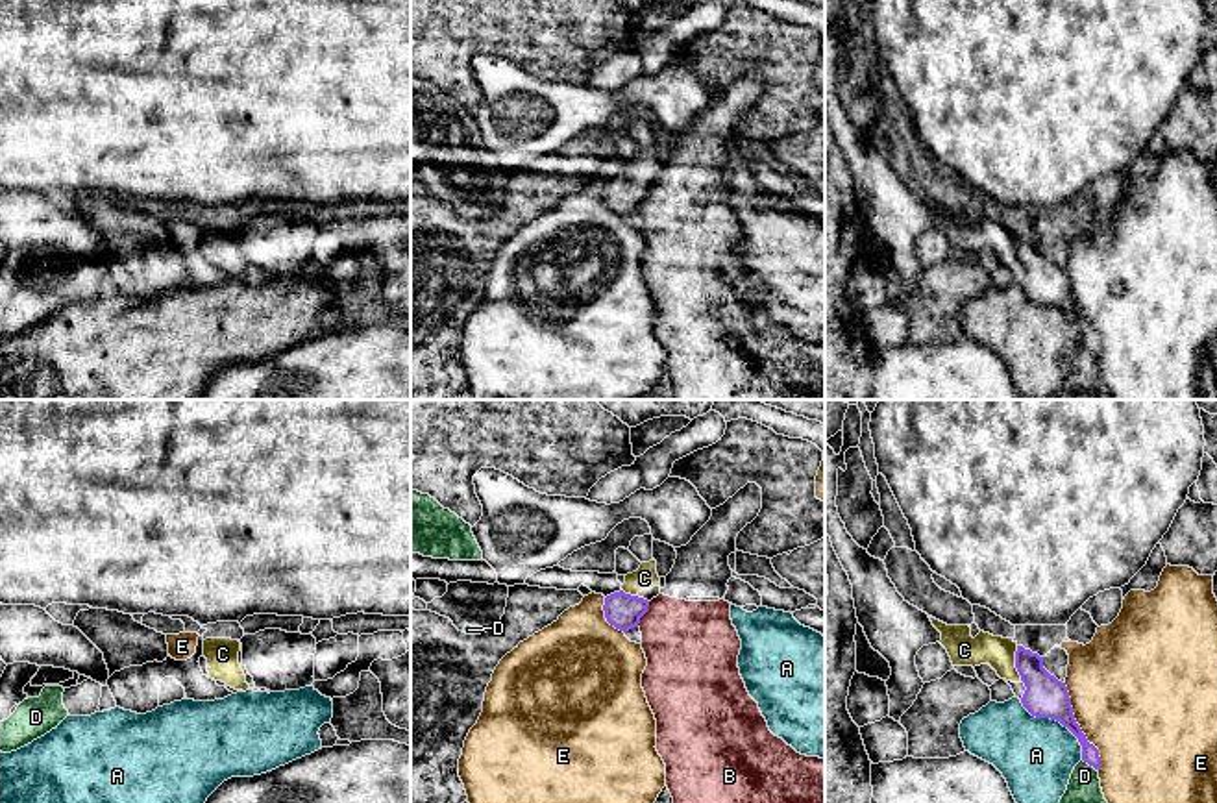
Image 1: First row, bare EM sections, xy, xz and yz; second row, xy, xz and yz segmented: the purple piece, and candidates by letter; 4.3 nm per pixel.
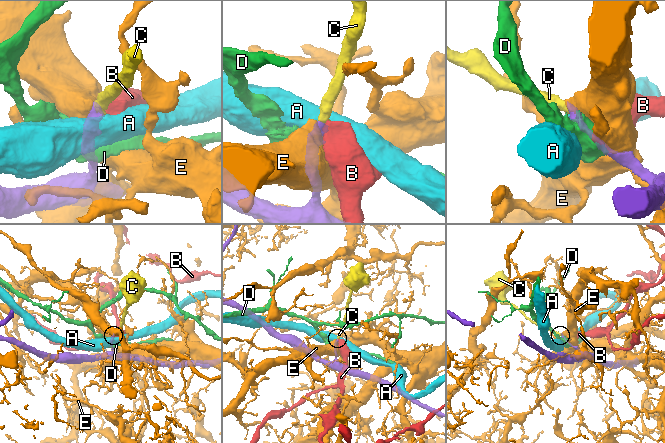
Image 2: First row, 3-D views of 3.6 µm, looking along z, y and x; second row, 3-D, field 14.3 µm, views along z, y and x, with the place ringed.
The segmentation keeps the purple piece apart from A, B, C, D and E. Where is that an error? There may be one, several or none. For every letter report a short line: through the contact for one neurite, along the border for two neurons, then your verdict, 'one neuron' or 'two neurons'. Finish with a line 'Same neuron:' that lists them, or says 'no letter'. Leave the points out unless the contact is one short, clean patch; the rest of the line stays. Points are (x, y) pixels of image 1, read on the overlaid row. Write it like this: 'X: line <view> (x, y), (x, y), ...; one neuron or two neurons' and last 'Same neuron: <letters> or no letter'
A: two neurons
B: two neurons
C: line yz (1045, 696), (1016, 663), (994, 650), (964, 650); one neuron
D: two neurons
E: two neurons
Same neuron: C

